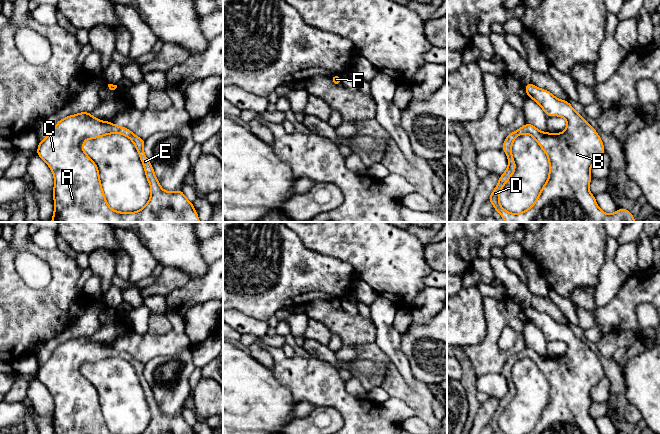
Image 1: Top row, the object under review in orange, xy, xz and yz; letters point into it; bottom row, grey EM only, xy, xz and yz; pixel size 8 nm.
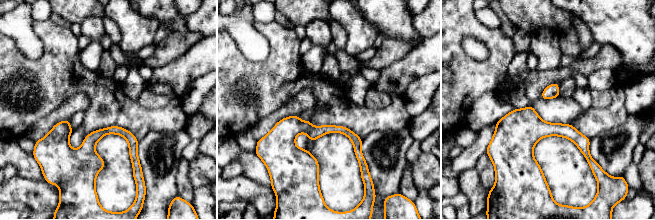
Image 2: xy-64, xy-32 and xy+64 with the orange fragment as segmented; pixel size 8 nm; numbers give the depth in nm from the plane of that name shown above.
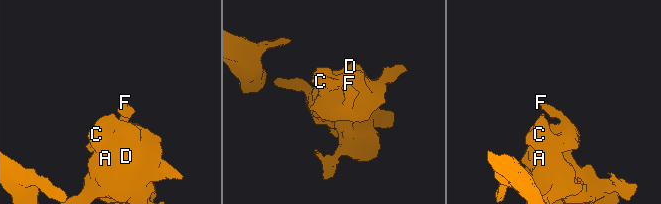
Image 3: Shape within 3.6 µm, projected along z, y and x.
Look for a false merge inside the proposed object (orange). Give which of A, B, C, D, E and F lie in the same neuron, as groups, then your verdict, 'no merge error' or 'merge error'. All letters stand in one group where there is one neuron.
A B C D E F; no merge error

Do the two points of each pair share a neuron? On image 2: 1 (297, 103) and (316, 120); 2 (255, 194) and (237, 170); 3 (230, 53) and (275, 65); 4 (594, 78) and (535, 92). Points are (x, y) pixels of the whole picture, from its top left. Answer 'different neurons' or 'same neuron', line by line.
1: different neurons
2: different neurons
3: same neuron
4: different neurons

